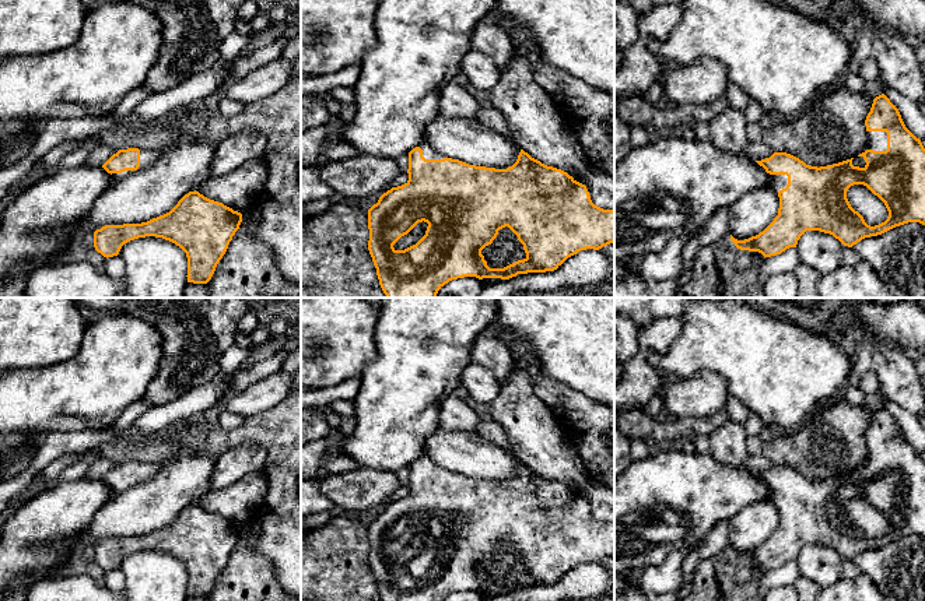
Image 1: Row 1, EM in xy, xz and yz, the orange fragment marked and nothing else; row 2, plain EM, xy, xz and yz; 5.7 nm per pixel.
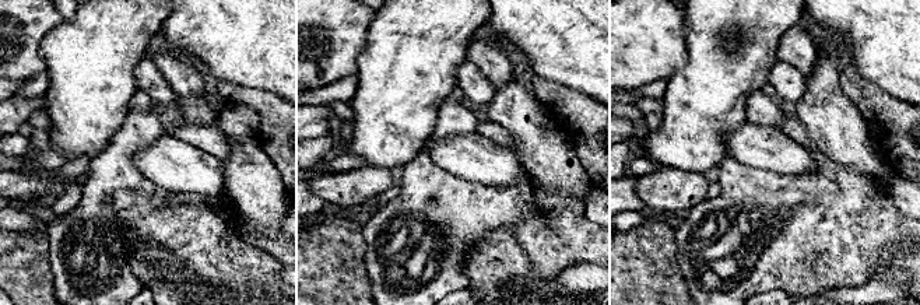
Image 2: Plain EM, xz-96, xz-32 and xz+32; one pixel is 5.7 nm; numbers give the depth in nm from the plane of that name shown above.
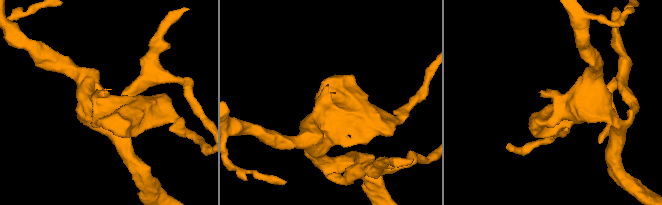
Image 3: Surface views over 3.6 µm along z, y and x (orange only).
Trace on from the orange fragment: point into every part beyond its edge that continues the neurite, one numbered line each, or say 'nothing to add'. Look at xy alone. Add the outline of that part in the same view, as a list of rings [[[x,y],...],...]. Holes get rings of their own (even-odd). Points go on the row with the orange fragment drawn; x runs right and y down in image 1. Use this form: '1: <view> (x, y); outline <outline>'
1: xy (147, 158); outline [[[140,150],[140,166],[137,171],[141,171],[147,166],[151,166],[157,159],[158,159],[160,154],[154,152],[154,151],[148,151],[148,150]],[[125,171],[122,173],[112,173],[112,182],[119,182],[120,179],[137,172],[137,171]]]

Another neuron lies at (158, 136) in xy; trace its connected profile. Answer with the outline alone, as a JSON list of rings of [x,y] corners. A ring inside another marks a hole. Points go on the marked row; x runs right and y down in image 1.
[[[167,117],[136,126],[115,124],[94,137],[99,144],[118,150],[139,148],[158,154],[176,145],[179,141],[203,134],[203,129],[192,123],[169,123]]]

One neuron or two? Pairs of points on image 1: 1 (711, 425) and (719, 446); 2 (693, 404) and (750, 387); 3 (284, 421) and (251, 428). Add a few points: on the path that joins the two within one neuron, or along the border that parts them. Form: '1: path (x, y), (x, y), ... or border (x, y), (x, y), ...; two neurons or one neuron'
1: border (728, 420), (707, 435); two neurons
2: border (703, 372), (715, 372), (724, 380), (729, 393); two neurons
3: path (276, 428), (259, 428); one neuron

